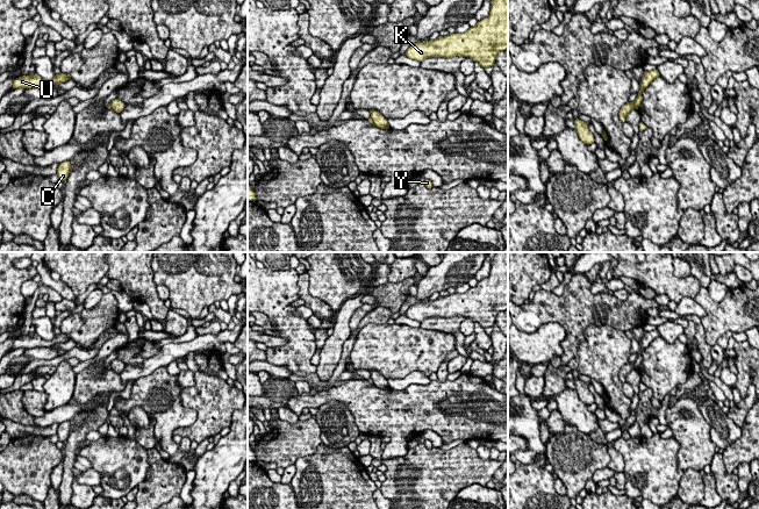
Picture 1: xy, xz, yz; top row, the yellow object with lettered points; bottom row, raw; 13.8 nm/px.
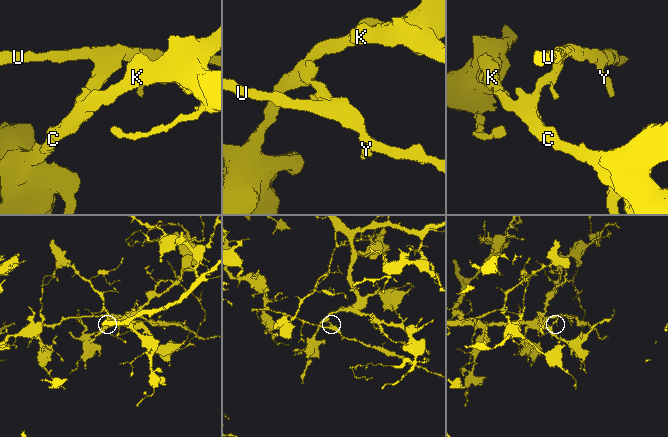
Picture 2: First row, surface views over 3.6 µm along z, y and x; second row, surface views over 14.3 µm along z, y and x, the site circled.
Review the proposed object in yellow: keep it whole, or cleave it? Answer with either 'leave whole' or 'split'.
split

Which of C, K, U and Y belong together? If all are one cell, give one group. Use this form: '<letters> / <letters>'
C K / U Y

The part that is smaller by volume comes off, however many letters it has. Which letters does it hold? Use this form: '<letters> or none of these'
U, Y

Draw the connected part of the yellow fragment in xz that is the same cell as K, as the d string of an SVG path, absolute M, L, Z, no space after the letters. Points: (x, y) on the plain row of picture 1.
M495 252L489 277L464 294L450 294L409 306L406 316L422 322L428 317L472 317L484 329L494 325L500 311L508 309L508 252Z

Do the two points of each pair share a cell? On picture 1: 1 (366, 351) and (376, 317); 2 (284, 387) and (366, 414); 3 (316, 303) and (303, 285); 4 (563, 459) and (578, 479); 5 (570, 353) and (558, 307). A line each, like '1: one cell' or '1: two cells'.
1: two cells
2: two cells
3: one cell
4: one cell
5: one cell

